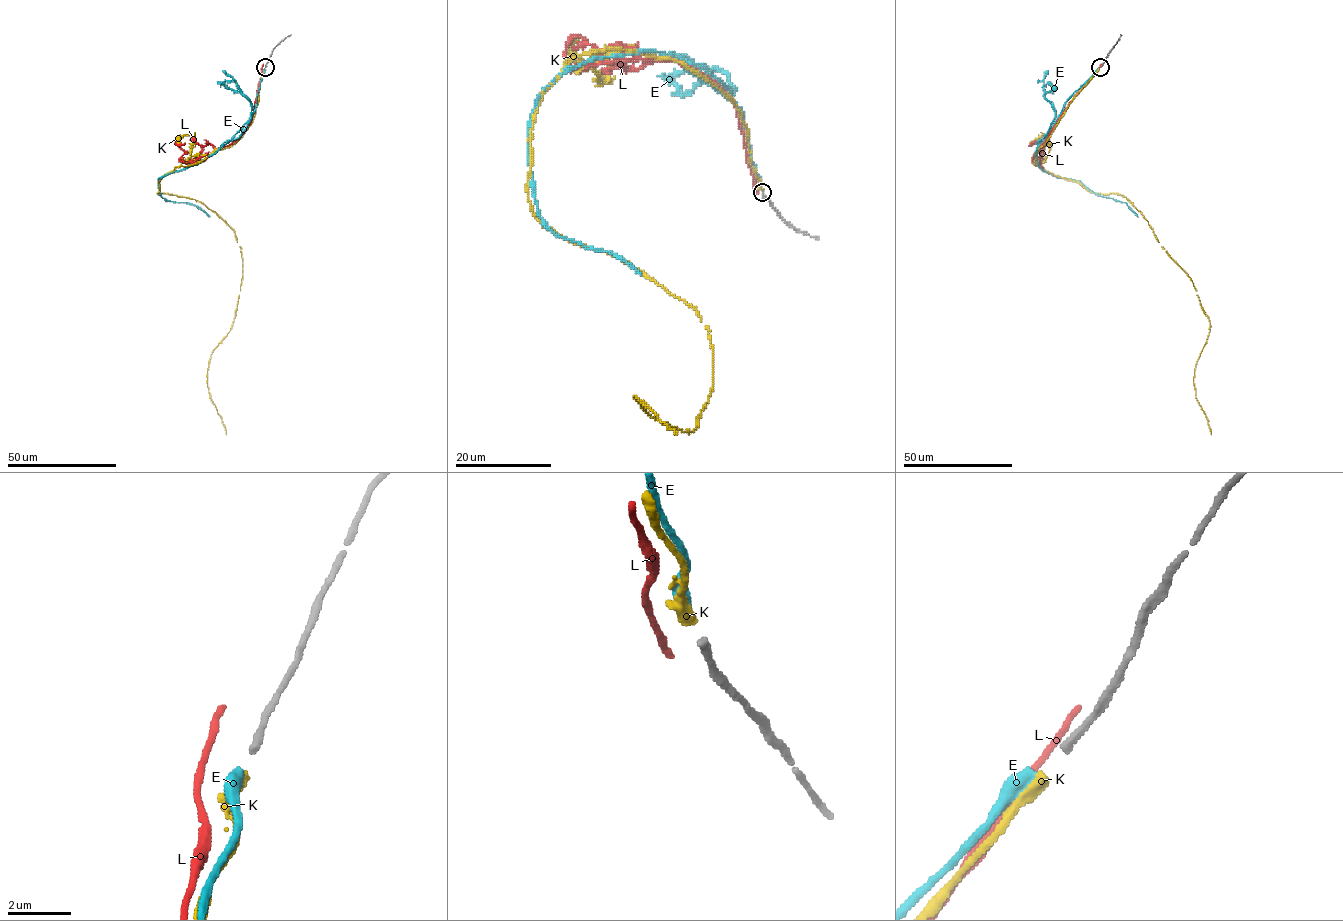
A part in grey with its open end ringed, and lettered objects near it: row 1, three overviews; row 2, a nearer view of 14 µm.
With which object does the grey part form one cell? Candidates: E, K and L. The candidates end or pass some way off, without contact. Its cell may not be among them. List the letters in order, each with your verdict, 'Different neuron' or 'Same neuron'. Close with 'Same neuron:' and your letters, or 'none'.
E: Different neuron
K: Same neuron
L: Different neuron
Same neuron: K

